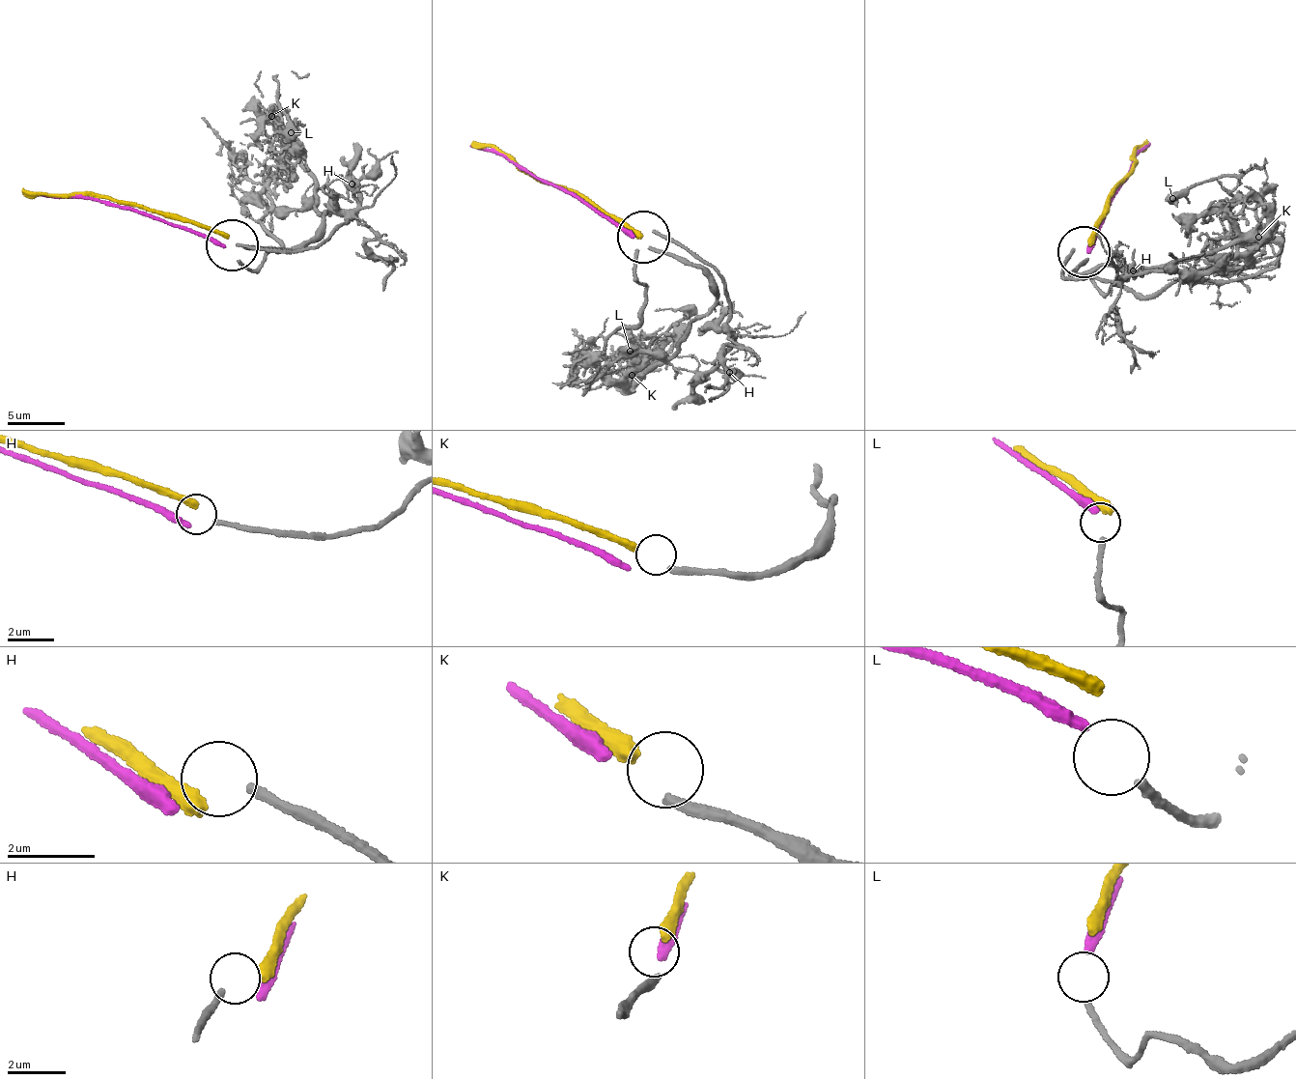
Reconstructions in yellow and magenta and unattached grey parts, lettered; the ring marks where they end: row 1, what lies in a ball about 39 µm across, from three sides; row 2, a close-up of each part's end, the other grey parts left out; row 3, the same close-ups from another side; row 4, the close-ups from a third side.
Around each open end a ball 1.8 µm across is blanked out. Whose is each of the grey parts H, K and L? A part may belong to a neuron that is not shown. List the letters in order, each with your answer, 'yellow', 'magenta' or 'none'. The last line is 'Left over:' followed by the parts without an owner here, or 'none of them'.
H: none
K: yellow
L: magenta
Left over: H

